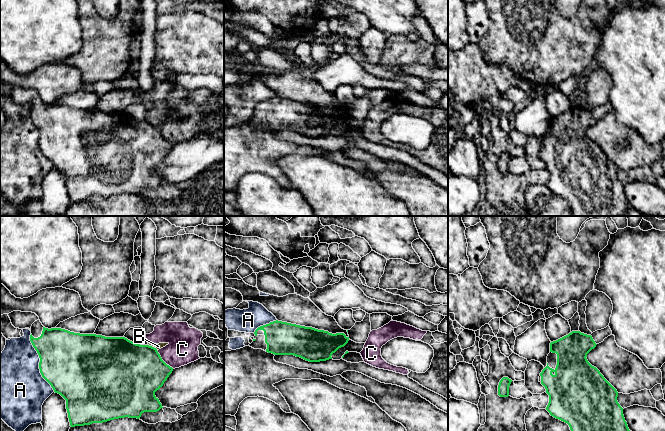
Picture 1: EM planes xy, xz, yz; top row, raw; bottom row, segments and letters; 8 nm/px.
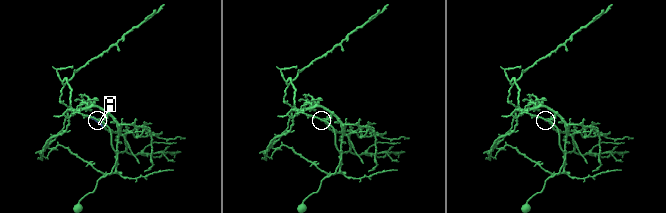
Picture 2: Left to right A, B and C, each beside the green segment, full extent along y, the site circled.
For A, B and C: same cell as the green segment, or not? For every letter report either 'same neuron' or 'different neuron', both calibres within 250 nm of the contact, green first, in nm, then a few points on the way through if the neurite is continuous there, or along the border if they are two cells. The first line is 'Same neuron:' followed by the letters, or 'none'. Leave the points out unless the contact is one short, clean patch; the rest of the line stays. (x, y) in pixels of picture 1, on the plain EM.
Same neuron: none
A: different neuron; 480 nm thick on the green side, 460 nm on the other
B: different neuron; 460 nm thick on the green side, 50 nm on the other; border along xy (147, 120), (157, 125)
C: different neuron; 460 nm thick on the green side, 240 nm on the other

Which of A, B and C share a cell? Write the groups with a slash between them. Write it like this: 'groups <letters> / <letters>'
groups A / B C

